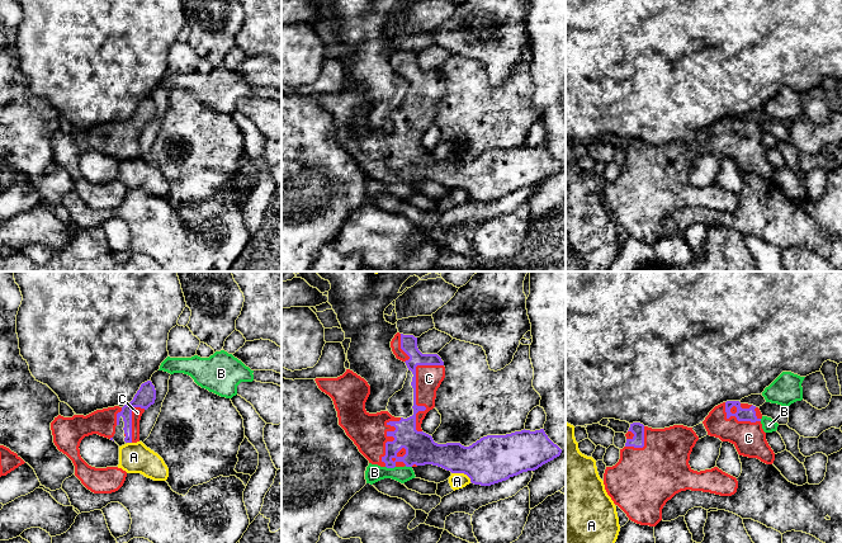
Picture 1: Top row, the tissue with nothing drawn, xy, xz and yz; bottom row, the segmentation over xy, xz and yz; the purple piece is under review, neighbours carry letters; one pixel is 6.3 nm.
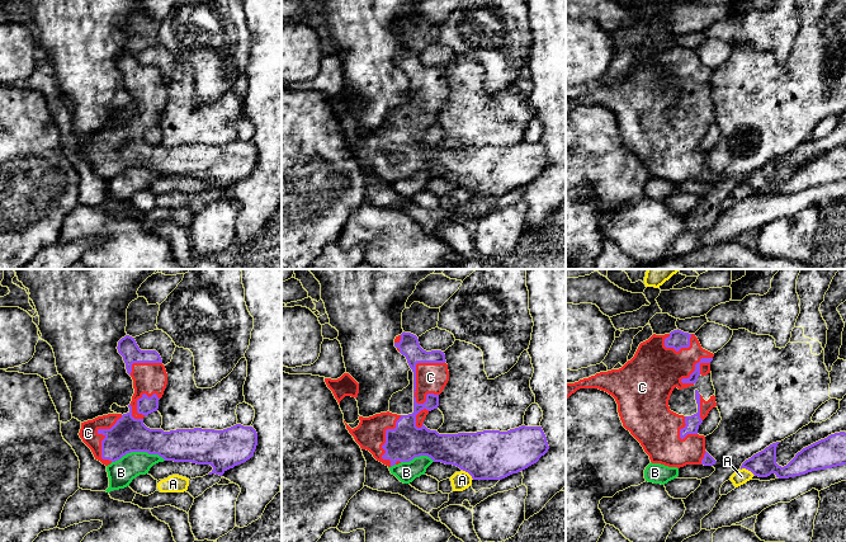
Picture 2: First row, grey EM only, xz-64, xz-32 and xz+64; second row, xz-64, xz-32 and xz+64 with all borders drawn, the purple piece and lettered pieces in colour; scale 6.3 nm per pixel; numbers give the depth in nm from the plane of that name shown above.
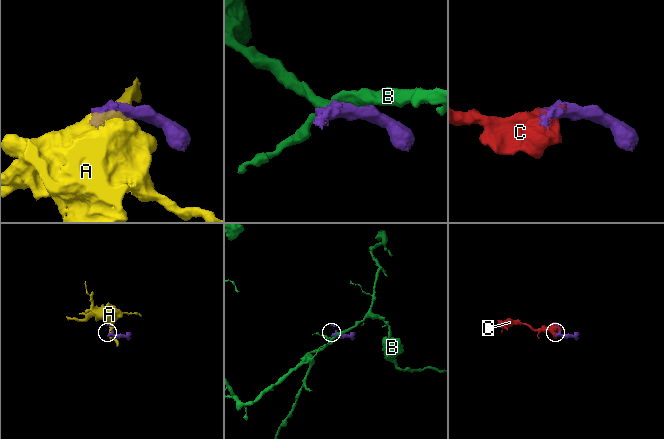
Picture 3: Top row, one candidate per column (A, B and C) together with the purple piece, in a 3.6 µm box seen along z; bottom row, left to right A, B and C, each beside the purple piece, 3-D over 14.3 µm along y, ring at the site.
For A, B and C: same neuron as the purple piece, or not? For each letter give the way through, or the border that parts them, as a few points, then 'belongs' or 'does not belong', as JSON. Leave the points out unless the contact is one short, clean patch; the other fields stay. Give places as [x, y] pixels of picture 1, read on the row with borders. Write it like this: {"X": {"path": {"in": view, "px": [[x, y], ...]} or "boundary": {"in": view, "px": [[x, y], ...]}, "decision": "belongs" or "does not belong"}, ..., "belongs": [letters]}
{"A": {"decision": "does not belong"}, "B": {"decision": "does not belong"}, "C": {"decision": "belongs"}, "belongs": ["C"]}

